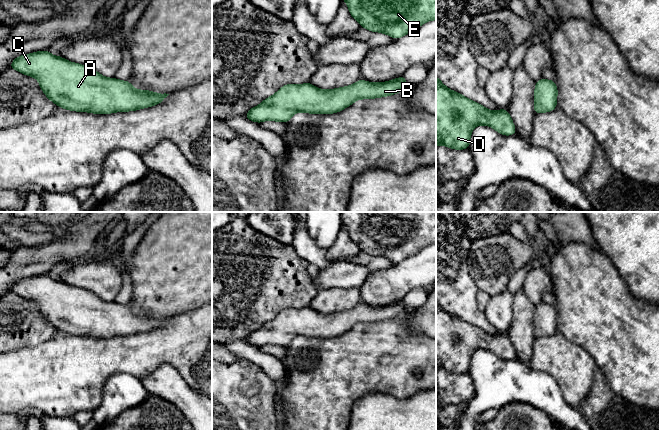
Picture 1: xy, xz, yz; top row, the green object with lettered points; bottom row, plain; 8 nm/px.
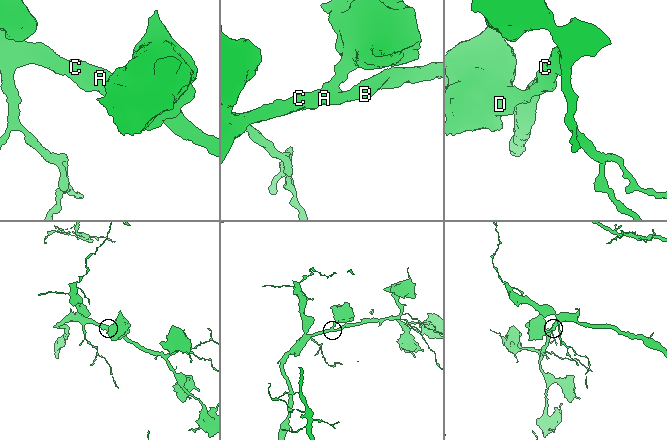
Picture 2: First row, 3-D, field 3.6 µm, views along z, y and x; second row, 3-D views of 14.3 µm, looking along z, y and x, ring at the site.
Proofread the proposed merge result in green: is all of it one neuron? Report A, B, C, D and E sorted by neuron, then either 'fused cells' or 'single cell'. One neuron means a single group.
A B C D E; single cell

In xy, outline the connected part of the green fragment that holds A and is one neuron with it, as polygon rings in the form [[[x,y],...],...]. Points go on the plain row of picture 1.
[[[48,274],[20,279],[12,285],[9,292],[21,298],[34,301],[51,326],[60,332],[94,338],[135,335],[160,328],[169,318],[149,314],[136,314],[128,305],[102,300],[96,294],[82,288],[70,286],[54,280]]]

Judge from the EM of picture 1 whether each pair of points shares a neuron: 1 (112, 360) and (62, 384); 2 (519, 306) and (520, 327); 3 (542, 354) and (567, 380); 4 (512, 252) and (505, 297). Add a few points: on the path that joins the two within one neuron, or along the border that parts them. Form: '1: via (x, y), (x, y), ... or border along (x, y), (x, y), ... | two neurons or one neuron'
1: via (100, 360), (83, 363), (74, 372) | one neuron
2: via (520, 311), (520, 322) | one neuron
3: via (549, 359), (563, 373) | one neuron
4: border along (506, 289), (491, 296) | two neurons

